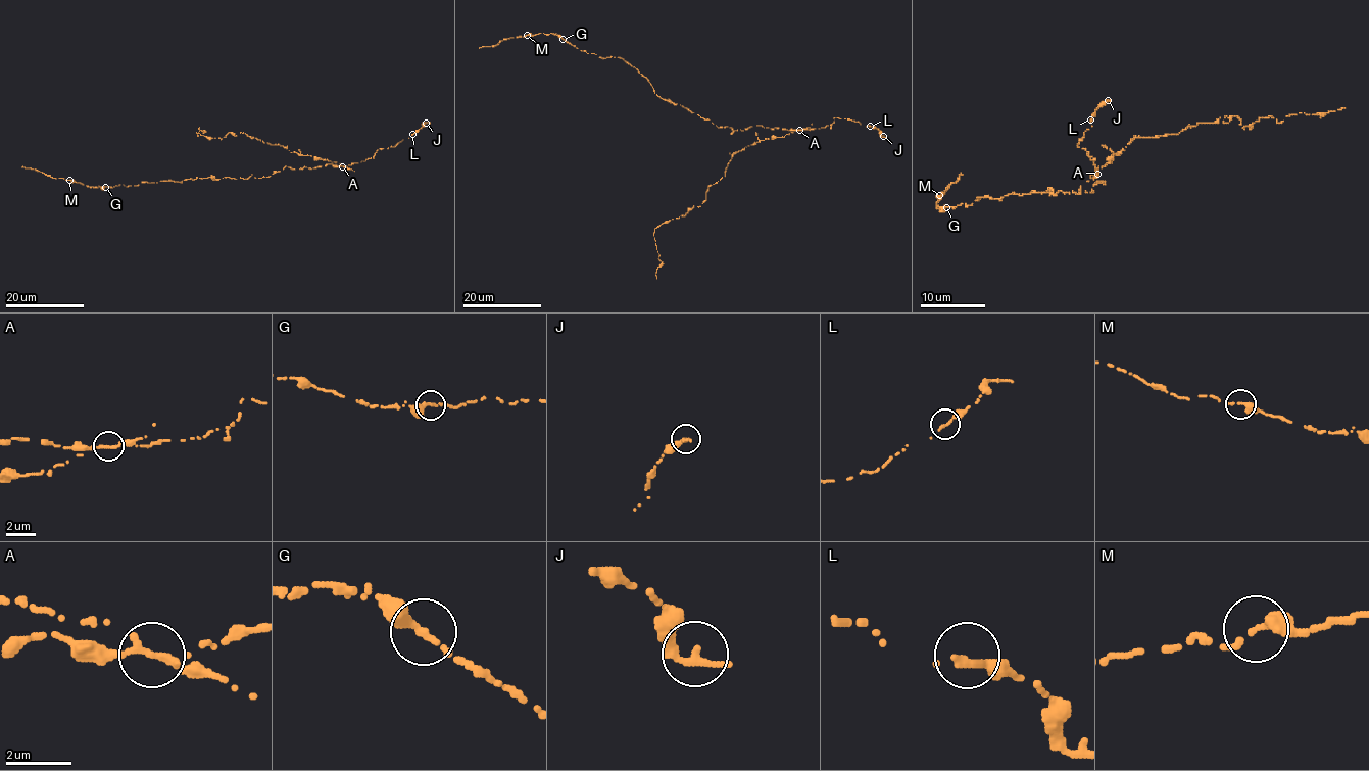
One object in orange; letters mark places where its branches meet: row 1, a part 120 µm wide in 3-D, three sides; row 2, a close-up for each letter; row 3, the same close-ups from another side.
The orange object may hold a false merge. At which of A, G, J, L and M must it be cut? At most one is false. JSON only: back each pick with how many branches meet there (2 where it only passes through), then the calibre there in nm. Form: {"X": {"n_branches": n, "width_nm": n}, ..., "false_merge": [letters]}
{"A": {"n_branches": 2, "width_nm": 240}, "false_merge": ["A"]}

